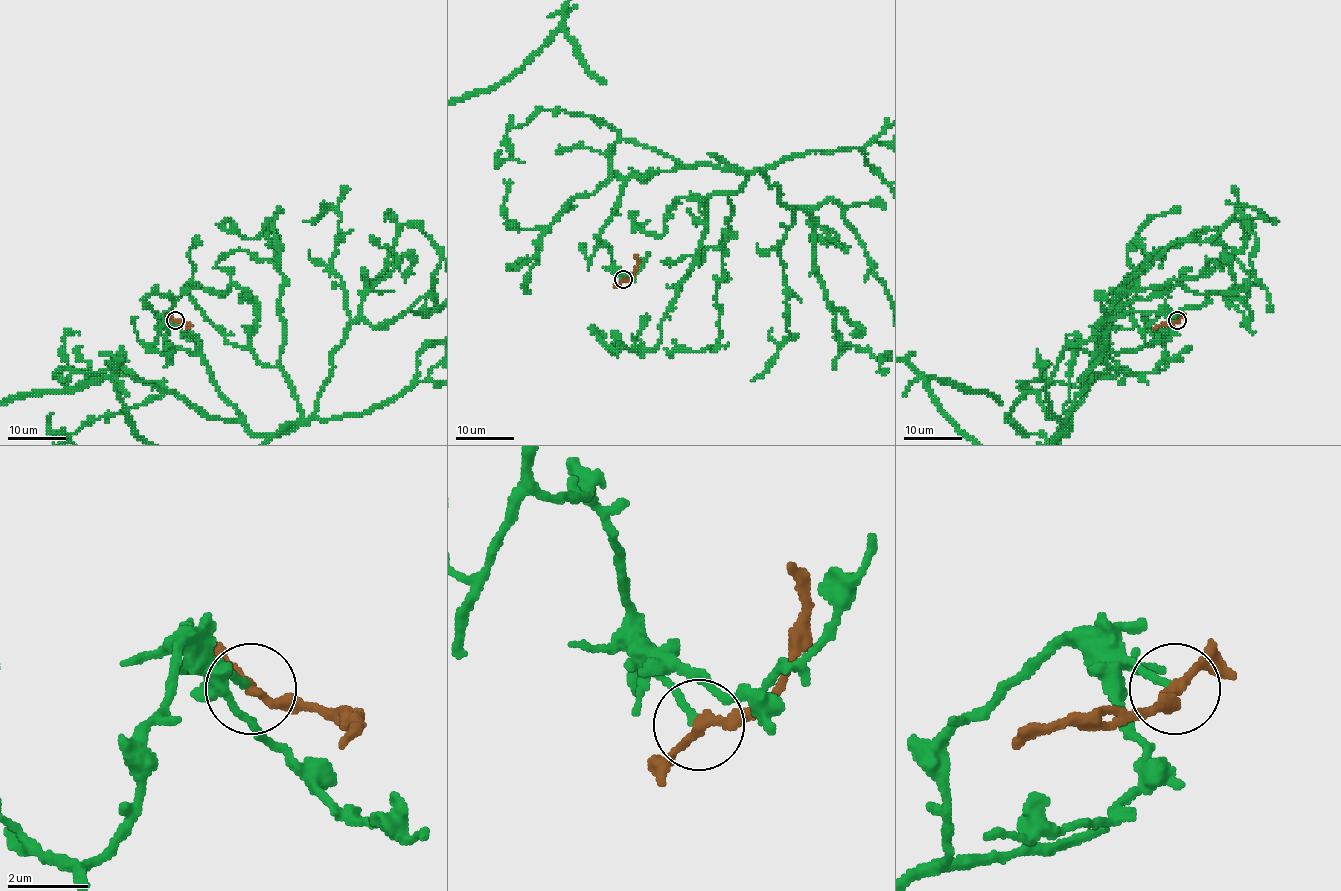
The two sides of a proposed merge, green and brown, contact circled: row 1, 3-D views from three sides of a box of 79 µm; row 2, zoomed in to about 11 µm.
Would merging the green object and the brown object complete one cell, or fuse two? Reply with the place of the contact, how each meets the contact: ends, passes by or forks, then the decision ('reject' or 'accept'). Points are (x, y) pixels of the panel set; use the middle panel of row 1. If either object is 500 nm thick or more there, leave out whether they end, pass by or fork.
place (623, 279); green ends; brown passes by; reject

